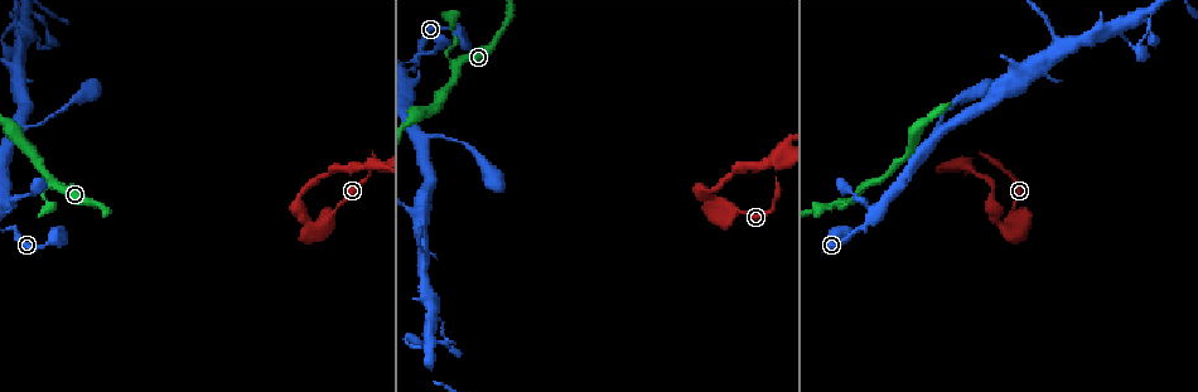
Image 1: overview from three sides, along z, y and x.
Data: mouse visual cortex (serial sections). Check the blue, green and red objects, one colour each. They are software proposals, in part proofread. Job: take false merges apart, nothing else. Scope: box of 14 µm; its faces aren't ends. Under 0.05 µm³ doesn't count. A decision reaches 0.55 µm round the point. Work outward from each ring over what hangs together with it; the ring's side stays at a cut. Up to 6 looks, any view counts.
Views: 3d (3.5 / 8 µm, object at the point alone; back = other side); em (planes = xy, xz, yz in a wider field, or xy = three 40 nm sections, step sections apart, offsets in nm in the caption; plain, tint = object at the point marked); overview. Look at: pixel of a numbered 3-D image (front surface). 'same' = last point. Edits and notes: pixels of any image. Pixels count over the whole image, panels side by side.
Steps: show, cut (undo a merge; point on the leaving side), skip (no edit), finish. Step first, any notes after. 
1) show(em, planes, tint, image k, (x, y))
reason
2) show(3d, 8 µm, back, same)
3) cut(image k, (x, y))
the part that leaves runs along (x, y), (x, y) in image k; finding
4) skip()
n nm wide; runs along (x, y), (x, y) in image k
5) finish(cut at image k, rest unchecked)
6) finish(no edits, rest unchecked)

show(3d, 8 µm, image 1, (859, 191))
abrupt turn

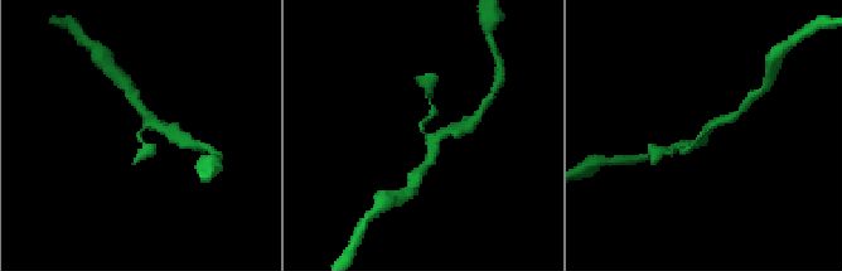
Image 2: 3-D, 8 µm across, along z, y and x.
show(em, xy, step 1, tint, image 2, (423, 131))
arms of 150, 250 nm; shape alone is not enough

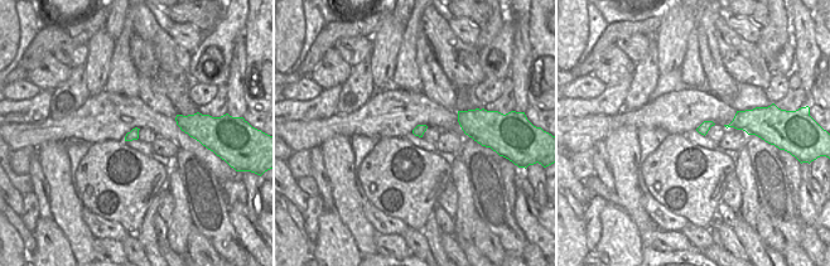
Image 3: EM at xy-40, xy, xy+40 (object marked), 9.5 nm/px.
skip()
runs along (451, 130), (427, 135), (421, 129), (432, 106) in image 2; one cell here

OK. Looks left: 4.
show(3d, 3.5 µm, back, image 1, (945, 129))
a fork

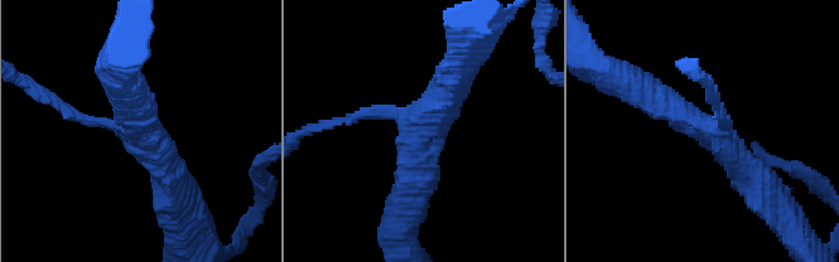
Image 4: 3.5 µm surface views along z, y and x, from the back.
skip()
runs along (763, 189), (715, 135), (641, 93) in image 4; one cell here

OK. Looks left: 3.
show(3d, 8 µm, image 1, (13, 22))
abrupt turn

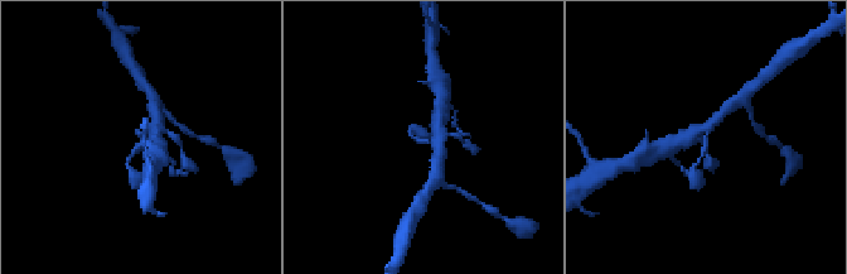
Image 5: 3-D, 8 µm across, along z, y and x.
show(3d, 3.5 µm, image 5, (424, 142))
closer look

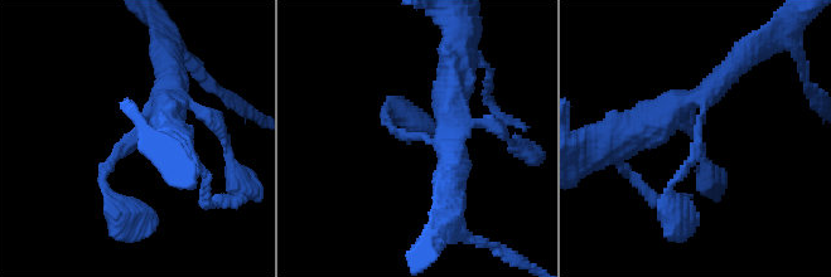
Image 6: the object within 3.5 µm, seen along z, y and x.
show(em, planes, tint, image 6, (420, 137))
3 arms; arms of 150, 300, 350 nm

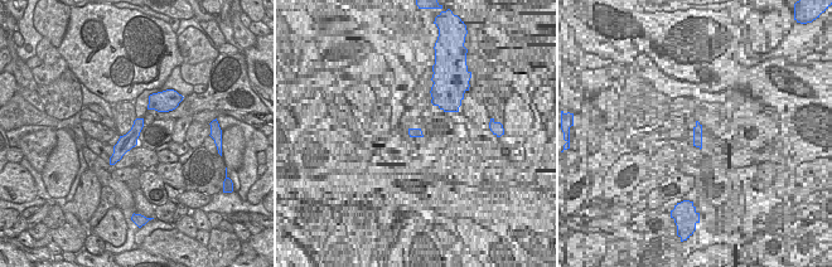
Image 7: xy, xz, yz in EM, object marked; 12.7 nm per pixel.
skip()
runs along (140, 121), (131, 137), (112, 160) in image 7; one cell here

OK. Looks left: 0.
finish(no edits, rest unchecked)

